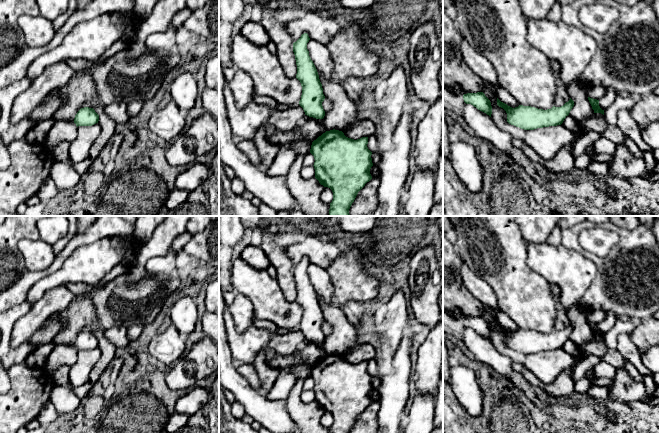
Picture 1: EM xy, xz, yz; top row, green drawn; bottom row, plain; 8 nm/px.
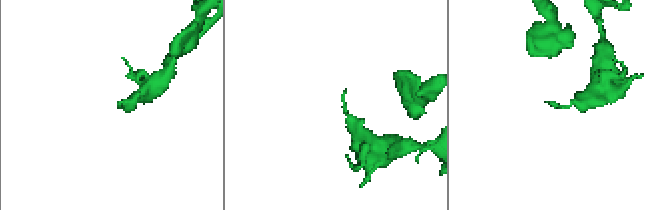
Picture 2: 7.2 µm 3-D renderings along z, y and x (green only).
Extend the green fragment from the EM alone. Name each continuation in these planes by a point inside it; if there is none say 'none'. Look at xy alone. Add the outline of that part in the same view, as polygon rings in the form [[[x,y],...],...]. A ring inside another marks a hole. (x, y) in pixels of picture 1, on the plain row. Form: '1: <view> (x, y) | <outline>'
none

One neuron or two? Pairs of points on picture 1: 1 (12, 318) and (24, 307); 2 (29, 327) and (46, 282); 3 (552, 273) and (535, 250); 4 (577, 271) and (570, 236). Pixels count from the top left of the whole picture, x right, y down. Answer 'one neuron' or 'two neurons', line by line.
1: one neuron
2: two neurons
3: one neuron
4: two neurons

